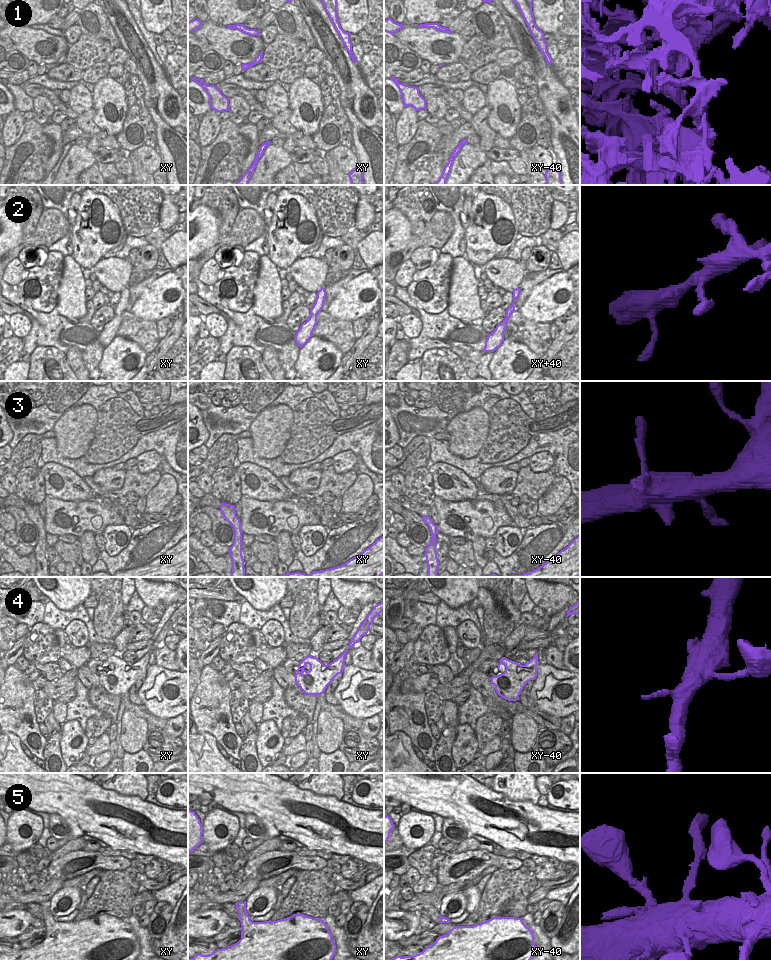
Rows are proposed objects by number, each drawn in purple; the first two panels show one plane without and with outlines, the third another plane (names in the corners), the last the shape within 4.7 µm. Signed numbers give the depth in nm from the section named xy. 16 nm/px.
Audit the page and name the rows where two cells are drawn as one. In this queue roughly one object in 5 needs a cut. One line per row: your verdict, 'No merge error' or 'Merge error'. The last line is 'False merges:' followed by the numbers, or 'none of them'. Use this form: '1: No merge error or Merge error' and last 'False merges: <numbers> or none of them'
1: Merge error
2: No merge error
3: No merge error
4: No merge error
5: No merge error
False merges: 1

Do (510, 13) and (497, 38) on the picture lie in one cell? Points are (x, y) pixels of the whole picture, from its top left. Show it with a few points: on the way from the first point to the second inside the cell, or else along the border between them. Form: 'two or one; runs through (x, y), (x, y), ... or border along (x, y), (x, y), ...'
two; border along (498, 10), (514, 43)

